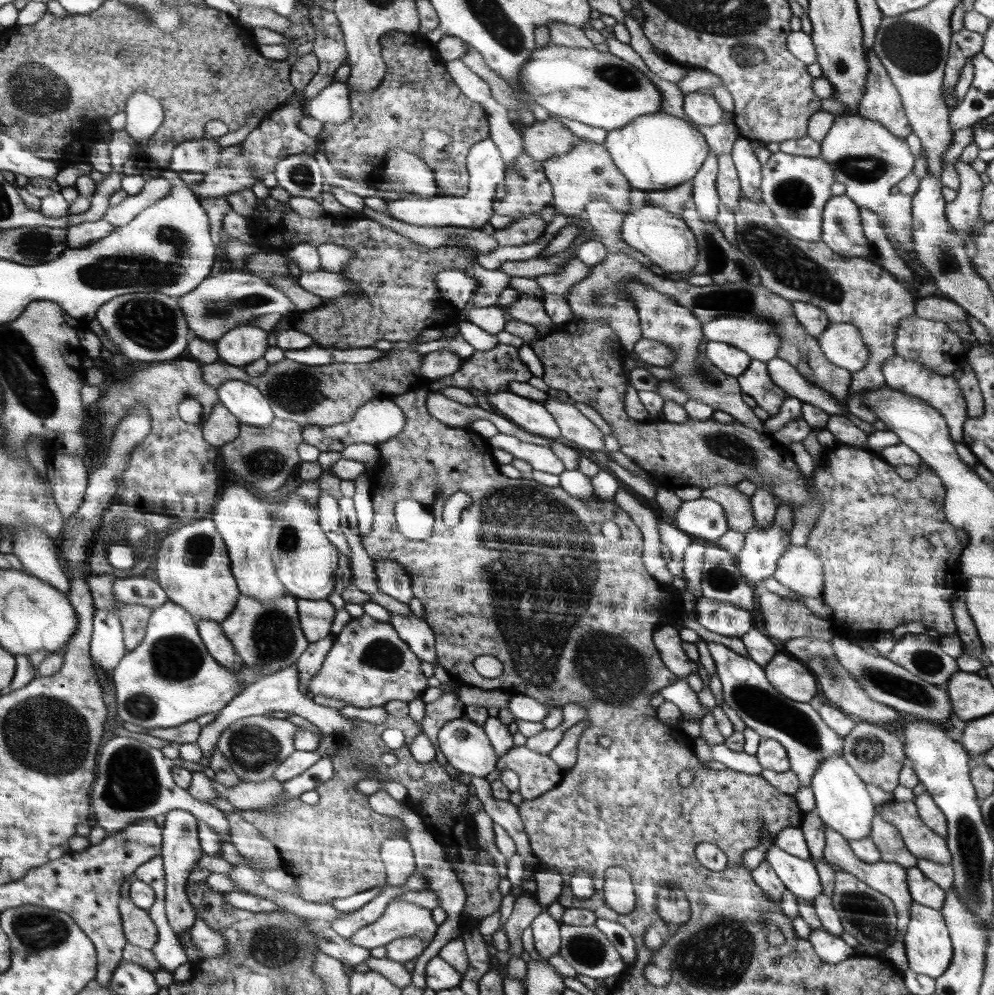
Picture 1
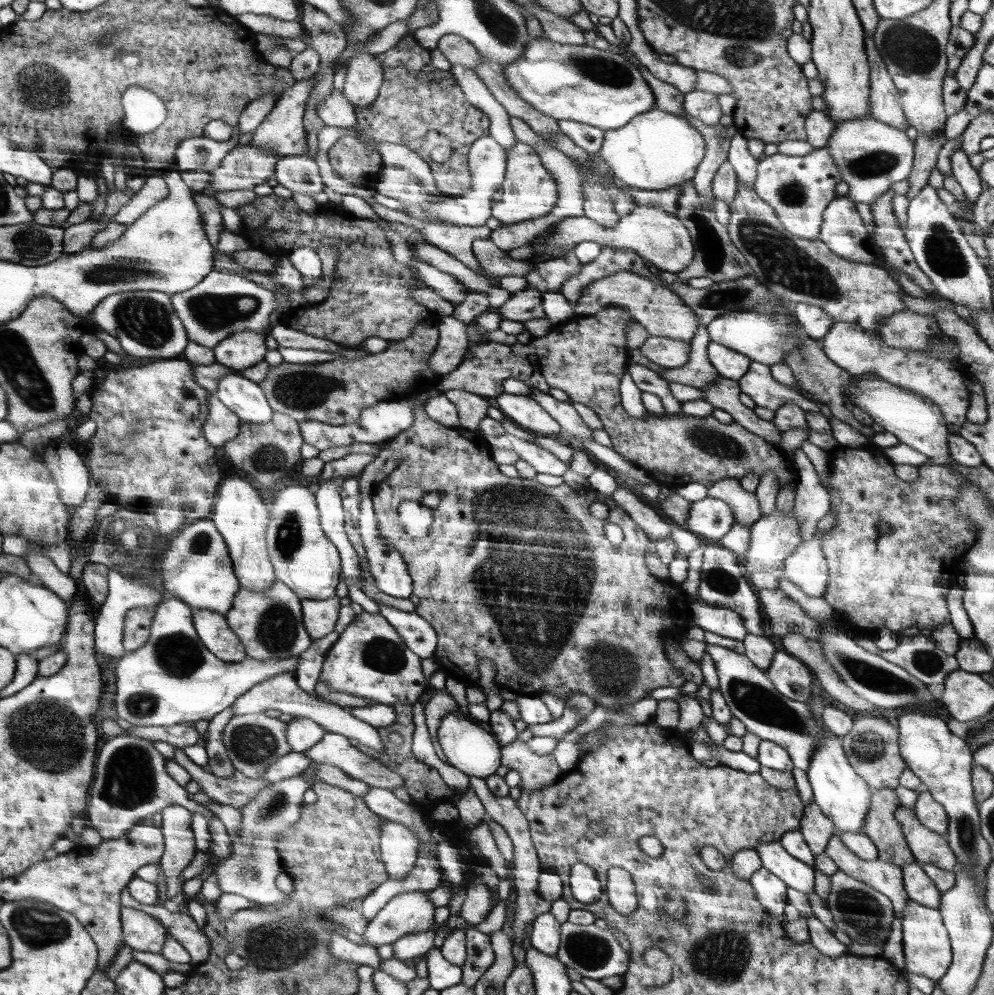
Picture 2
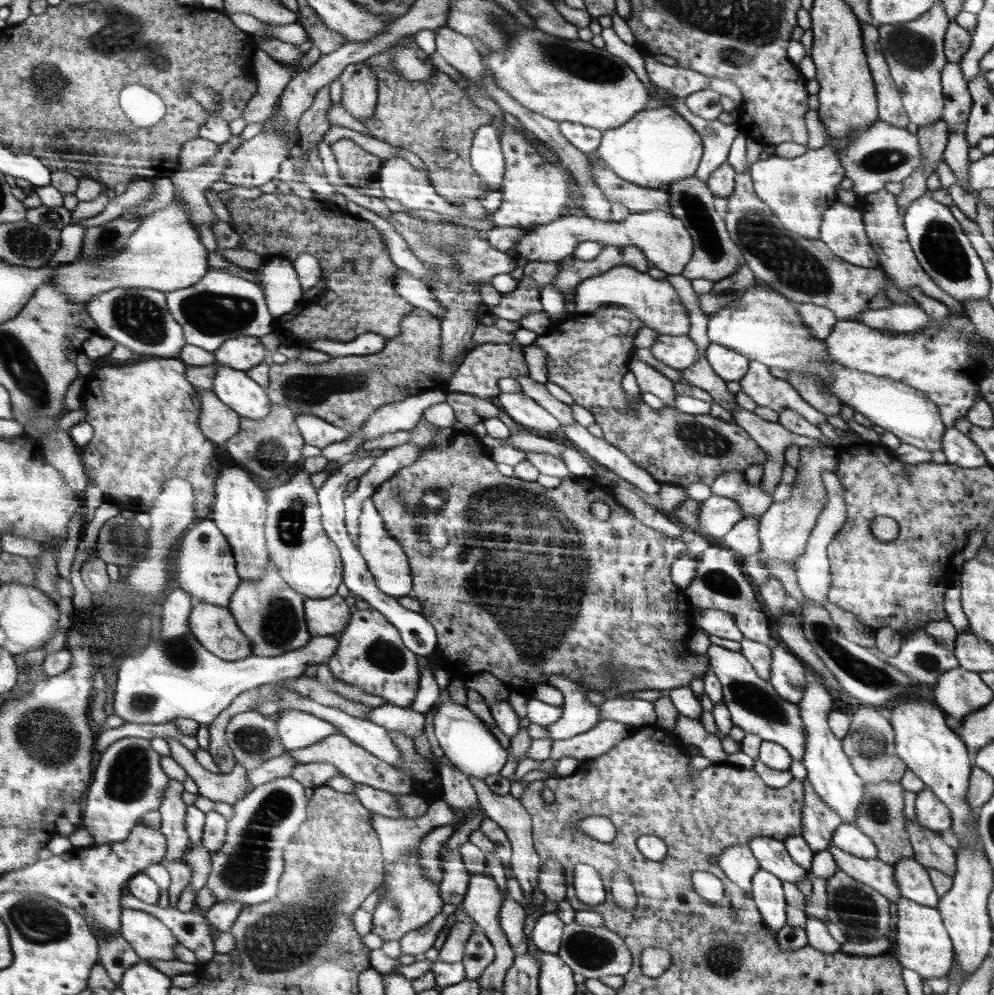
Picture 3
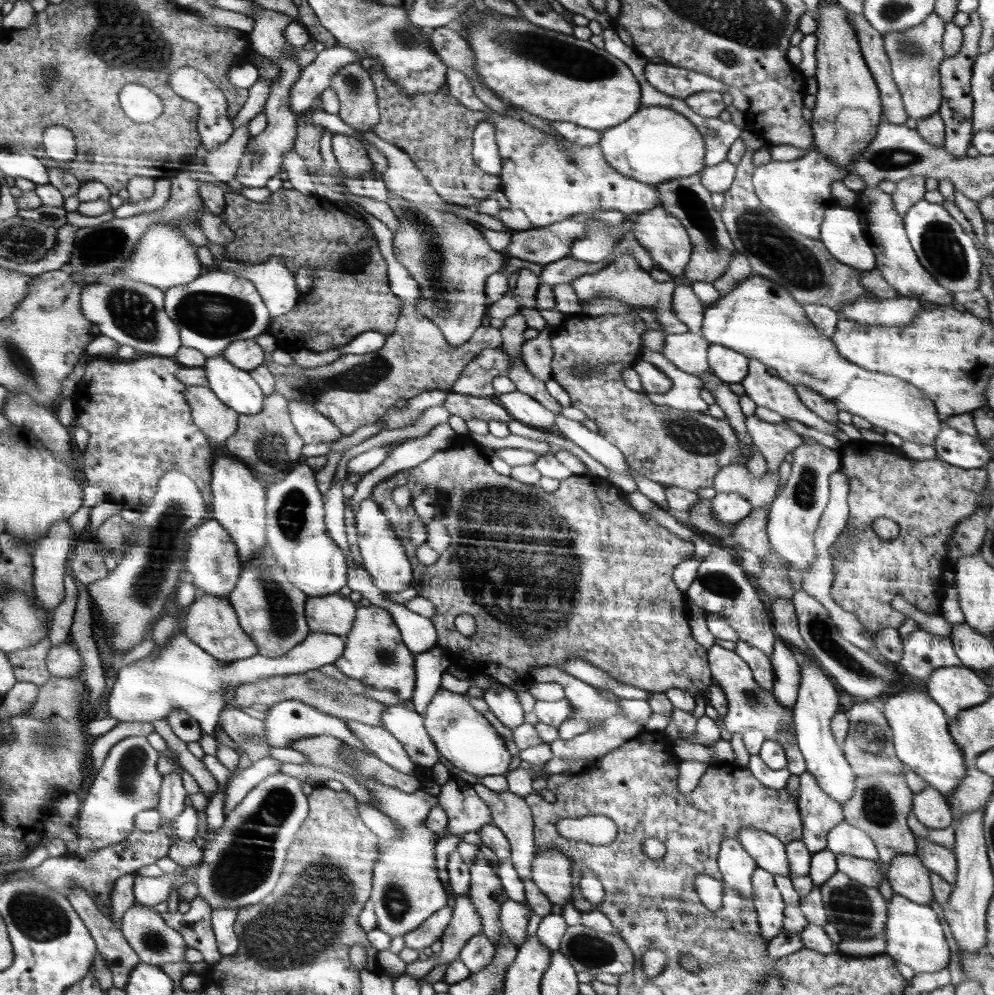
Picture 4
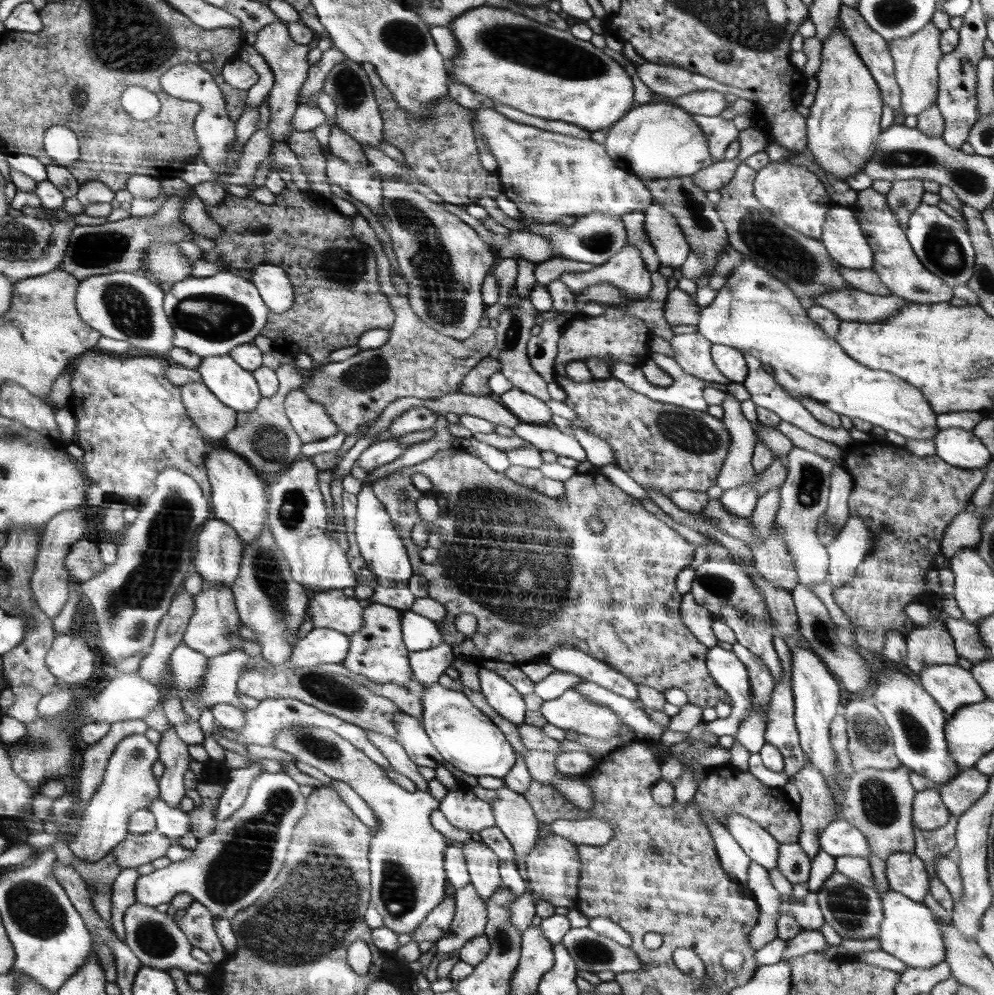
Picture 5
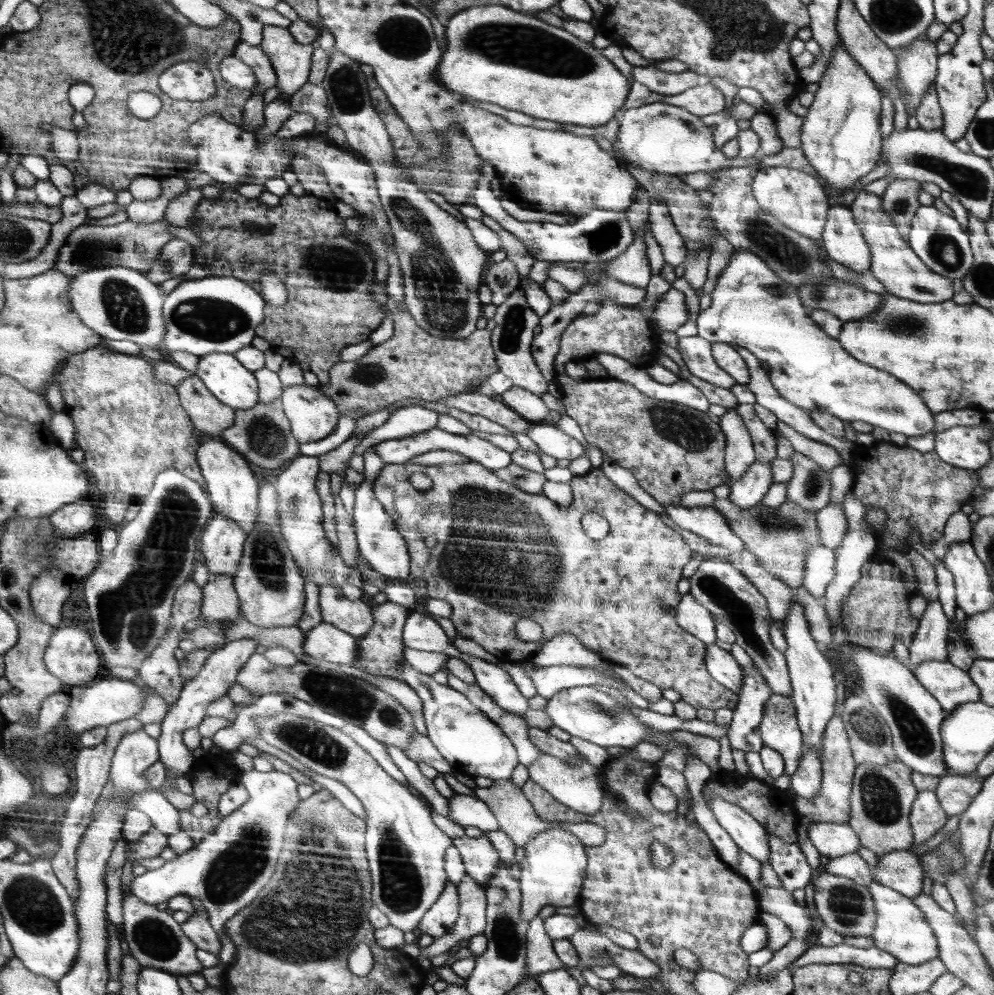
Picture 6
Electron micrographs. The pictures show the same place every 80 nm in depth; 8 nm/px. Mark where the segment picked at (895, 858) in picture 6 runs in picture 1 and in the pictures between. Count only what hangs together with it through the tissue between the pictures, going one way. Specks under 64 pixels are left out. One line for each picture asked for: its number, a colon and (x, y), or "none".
1: (924, 890)
2: (919, 887)
3: (913, 880)
4: (908, 877)
5: (906, 873)

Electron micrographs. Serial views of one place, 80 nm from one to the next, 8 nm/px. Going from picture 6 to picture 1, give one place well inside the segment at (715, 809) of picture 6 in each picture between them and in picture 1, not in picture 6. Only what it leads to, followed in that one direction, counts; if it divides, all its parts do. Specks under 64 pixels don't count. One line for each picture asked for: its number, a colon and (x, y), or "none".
1: (800, 876)
2: (796, 873)
3: (772, 855)
4: (769, 853)
5: (757, 843)

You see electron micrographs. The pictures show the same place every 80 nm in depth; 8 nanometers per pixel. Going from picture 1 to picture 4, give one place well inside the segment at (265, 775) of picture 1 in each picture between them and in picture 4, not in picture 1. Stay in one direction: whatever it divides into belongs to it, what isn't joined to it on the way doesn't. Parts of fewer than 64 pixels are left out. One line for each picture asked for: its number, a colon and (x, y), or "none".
2: (254, 741)
3: (253, 739)
4: (248, 732)

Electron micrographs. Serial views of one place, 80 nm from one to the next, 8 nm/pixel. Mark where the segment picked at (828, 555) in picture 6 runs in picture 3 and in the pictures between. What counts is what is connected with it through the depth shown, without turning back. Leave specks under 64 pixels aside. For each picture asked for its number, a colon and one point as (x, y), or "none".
3: (784, 529)
4: (794, 515)
5: (803, 496)

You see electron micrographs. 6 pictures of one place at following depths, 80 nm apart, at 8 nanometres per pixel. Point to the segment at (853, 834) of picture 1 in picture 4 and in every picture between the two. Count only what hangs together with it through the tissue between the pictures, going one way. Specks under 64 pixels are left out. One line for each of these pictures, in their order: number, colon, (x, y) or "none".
2: (841, 793)
3: (829, 771)
4: (816, 705)

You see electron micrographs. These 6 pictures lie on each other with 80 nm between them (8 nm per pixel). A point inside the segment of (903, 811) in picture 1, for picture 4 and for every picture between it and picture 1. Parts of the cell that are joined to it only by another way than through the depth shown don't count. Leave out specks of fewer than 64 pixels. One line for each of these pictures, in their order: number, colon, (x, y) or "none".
2: (929, 847)
3: (930, 850)
4: (938, 859)

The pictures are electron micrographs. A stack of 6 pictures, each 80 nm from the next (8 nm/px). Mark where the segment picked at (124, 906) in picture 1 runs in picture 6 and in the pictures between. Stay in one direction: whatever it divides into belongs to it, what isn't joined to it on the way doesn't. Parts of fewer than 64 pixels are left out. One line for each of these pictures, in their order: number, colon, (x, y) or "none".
2: (145, 932)
3: (149, 935)
4: (153, 937)
5: (156, 938)
6: (155, 938)

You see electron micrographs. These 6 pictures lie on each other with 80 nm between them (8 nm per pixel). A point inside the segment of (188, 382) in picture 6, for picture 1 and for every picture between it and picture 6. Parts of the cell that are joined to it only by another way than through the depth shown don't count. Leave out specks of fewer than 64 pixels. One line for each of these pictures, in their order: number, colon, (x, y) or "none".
1: (222, 427)
2: (222, 425)
3: (218, 422)
4: (216, 419)
5: (211, 416)

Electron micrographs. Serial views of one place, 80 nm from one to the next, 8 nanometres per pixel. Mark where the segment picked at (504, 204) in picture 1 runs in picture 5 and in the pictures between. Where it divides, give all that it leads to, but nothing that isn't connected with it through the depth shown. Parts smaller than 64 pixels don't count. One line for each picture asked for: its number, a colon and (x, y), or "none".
2: (529, 191)
3: (535, 190)
4: (546, 179)
5: (548, 175)

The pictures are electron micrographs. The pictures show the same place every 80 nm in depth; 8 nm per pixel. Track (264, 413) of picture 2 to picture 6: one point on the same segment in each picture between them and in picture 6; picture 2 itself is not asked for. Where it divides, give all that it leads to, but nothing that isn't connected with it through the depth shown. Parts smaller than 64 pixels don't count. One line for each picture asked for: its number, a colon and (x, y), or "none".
3: (234, 387)
4: (237, 388)
5: (236, 386)
6: (234, 384)

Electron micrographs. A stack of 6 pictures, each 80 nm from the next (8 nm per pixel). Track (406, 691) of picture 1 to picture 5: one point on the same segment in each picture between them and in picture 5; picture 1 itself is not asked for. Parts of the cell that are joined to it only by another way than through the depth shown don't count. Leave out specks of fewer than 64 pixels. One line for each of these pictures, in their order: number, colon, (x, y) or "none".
2: (369, 659)
3: (371, 655)
4: (375, 654)
5: (377, 651)

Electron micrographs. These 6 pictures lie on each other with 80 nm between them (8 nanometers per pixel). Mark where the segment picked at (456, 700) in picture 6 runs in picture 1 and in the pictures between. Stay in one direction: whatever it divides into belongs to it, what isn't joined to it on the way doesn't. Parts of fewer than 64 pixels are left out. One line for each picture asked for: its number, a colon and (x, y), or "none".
1: (467, 748)
2: (468, 747)
3: (472, 748)
4: (461, 734)
5: (465, 737)

